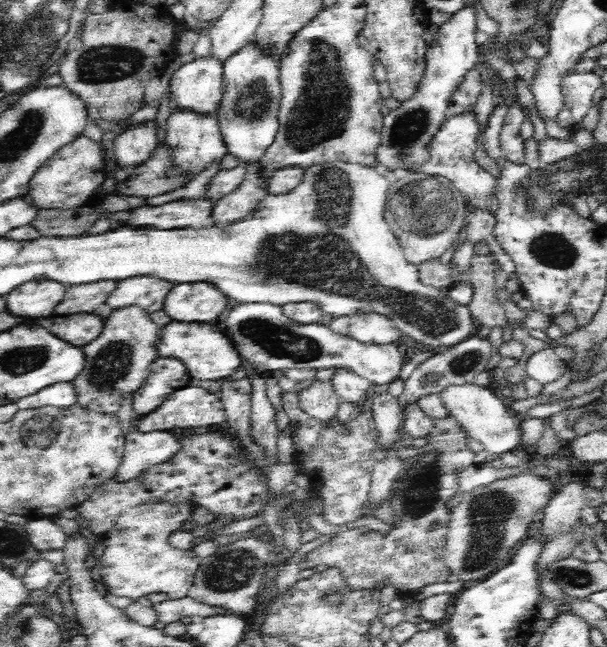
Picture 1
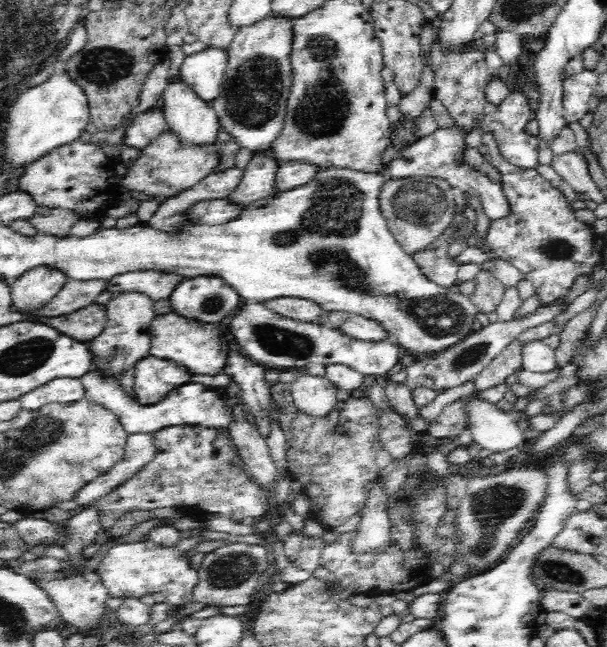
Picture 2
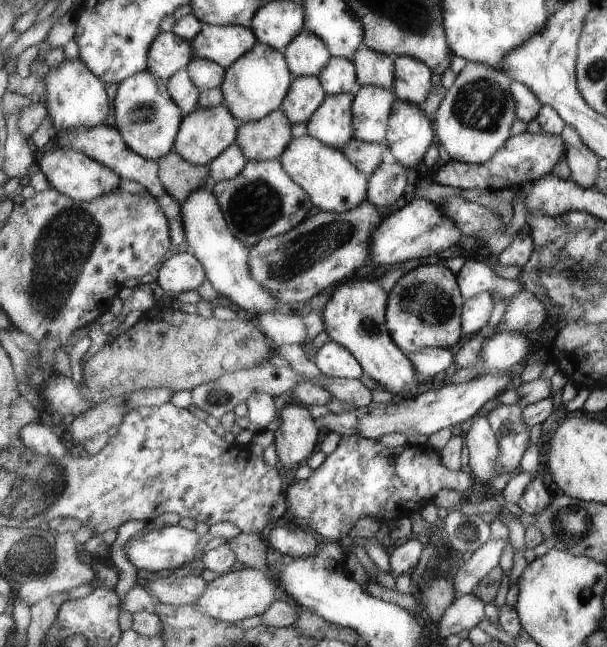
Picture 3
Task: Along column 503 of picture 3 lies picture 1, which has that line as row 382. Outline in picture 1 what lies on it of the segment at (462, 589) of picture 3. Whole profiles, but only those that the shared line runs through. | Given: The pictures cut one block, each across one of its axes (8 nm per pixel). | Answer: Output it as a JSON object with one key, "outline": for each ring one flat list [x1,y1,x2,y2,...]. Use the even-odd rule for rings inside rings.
{"outline":[[555,349,539,350,527,360,527,375,530,379,538,380,542,386,556,382,568,370,567,360,562,359]]}

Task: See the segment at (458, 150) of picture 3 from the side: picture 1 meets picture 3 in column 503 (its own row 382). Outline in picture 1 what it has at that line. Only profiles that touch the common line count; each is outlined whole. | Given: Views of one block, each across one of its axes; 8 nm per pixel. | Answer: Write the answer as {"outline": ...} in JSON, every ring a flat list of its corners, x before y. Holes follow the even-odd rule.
{"outline":[[136,306,113,310,96,340,83,346,84,368,71,382,76,393,75,404,88,414,116,416,124,396,133,394,147,381,152,363,159,356,158,325,150,315]]}

